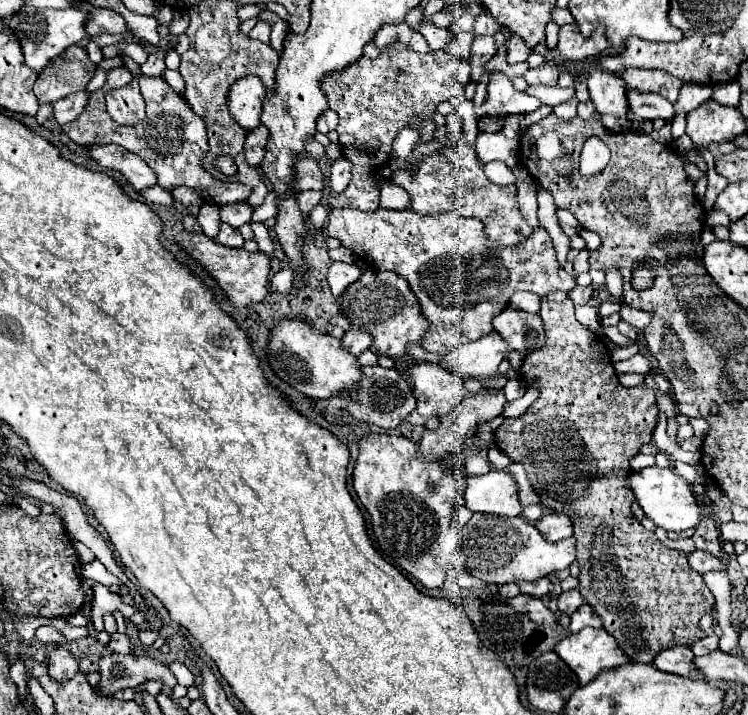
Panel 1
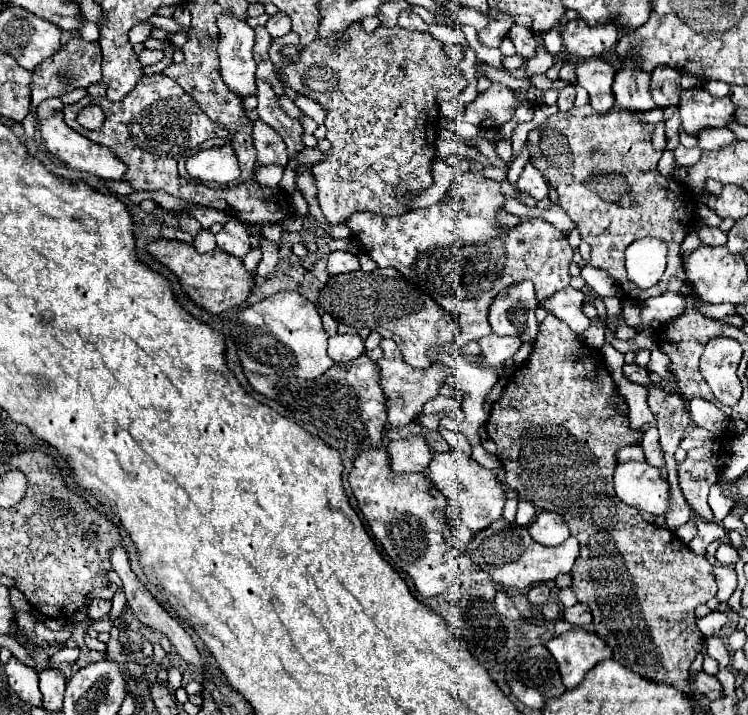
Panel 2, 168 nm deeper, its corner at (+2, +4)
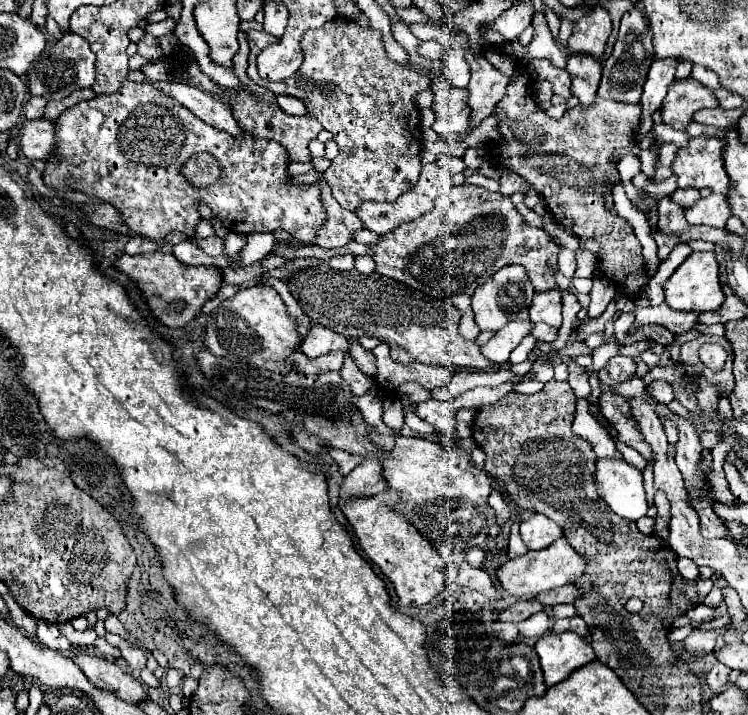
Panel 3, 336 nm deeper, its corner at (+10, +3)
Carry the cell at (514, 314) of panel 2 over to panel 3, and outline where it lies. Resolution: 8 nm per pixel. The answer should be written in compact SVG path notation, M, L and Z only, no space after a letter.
M520 265L502 267L488 279L488 283L478 287L472 295L472 309L474 309L476 325L480 327L480 331L500 331L510 321L526 321L532 295L534 295L532 283L528 283L528 275L524 267Z

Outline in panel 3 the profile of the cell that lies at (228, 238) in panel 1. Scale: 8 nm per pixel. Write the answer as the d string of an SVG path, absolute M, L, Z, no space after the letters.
M212 235L212 237L208 237L208 239L202 239L202 241L200 241L200 247L202 247L208 255L216 257L216 255L222 255L222 253L224 253L224 239Z

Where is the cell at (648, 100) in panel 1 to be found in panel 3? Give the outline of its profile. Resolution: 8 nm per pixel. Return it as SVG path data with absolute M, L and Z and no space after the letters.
M634 7L632 11L624 13L614 51L604 61L598 97L624 101L624 103L640 103L642 85L644 85L644 79L648 75L650 65L652 65L652 33L648 31L648 23L646 23L642 11Z

